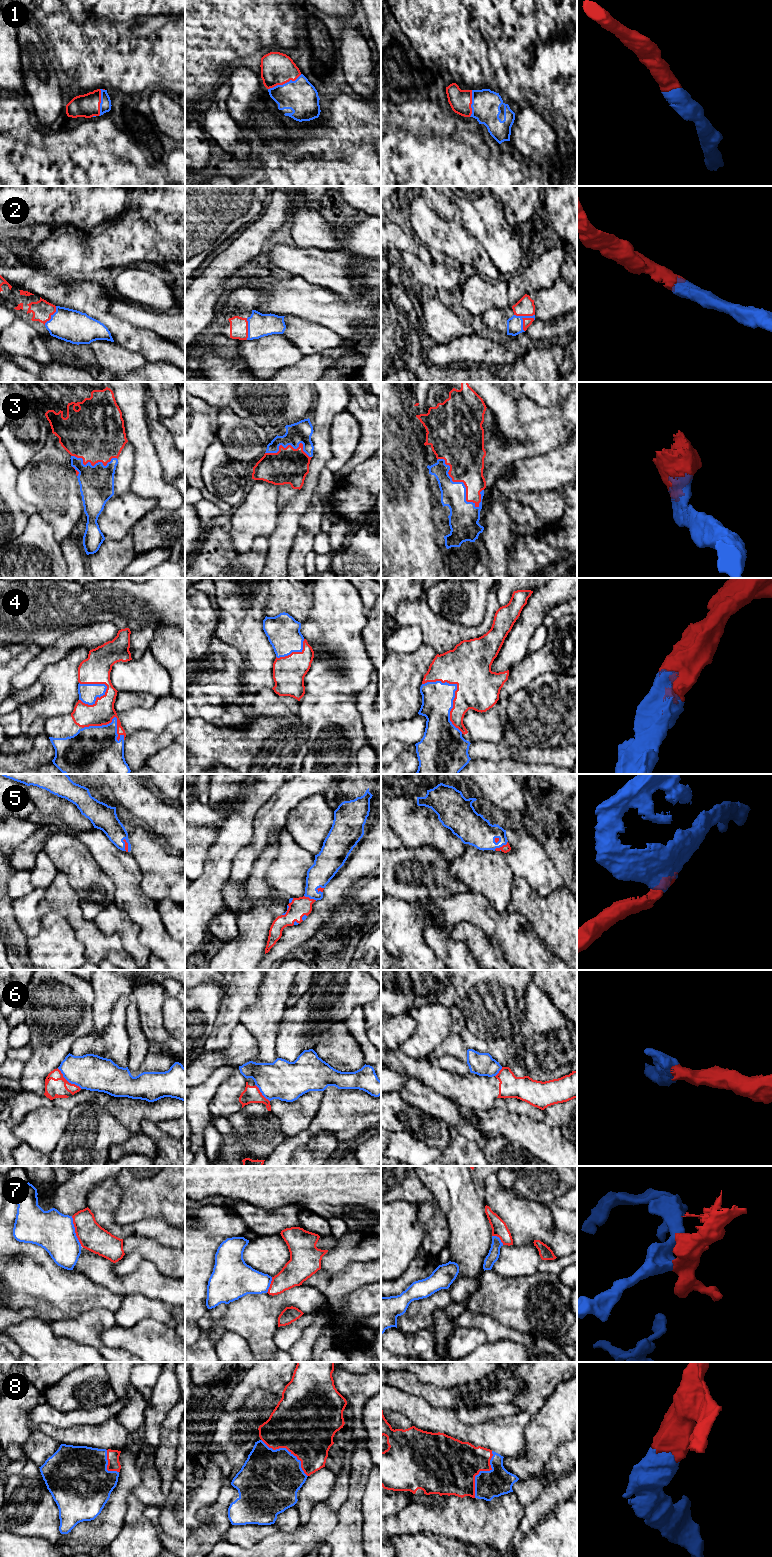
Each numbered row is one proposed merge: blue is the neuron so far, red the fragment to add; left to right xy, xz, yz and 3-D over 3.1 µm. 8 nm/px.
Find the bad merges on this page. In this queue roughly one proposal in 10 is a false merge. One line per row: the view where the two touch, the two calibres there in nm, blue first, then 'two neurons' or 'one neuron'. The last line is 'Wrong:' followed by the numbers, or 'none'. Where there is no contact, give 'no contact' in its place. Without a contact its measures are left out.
1: xz | 260/260 nm | one neuron
2: yz | 130/70 nm | one neuron
3: yz | 200/320 nm | one neuron
4: yz | 260/360 nm | one neuron
5: yz | 240/70 nm | one neuron
6: xy | 280/90 nm | two neurons
7: xy | 320/220 nm | two neurons
8: yz | 220/420 nm | one neuron
Wrong: 6, 7

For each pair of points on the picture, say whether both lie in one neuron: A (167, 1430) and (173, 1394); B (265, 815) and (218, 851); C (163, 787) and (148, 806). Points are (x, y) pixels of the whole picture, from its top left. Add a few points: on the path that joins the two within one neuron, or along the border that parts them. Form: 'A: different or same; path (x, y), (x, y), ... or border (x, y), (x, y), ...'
A: different; border (174, 1405), (163, 1421), (161, 1432)
B: different; border (264, 803), (254, 819), (253, 838), (245, 846)
C: different; border (153, 787), (164, 798)

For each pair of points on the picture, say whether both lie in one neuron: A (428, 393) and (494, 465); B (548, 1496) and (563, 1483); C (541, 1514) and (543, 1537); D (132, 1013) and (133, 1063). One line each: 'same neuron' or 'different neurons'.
A: same neuron
B: same neuron
C: different neurons
D: same neuron

